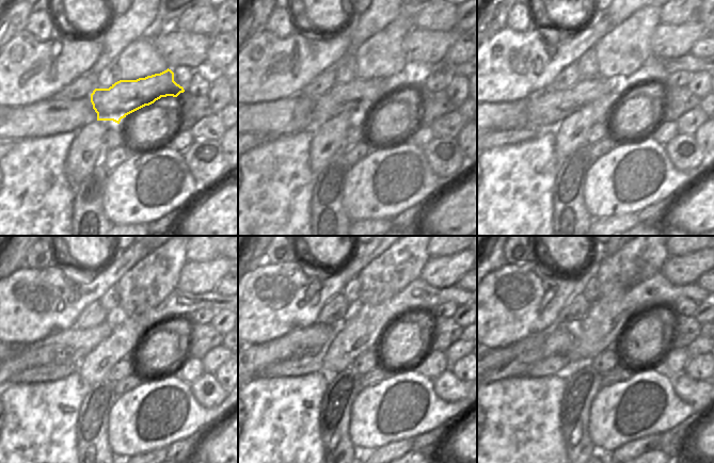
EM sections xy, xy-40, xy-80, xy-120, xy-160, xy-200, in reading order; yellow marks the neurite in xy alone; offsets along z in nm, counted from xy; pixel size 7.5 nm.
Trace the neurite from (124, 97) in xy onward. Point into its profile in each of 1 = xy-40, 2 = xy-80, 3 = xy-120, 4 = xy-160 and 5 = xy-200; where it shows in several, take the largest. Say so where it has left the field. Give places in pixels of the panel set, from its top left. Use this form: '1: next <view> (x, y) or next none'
1: next xy-40 (360, 96)
2: next xy-80 (548, 108)
3: next xy-120 (66, 347)
4: next xy-160 (314, 339)
5: next xy-200 (498, 357)

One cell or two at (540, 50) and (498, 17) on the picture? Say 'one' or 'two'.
two

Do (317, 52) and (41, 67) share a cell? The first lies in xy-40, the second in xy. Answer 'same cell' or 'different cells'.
same cell

